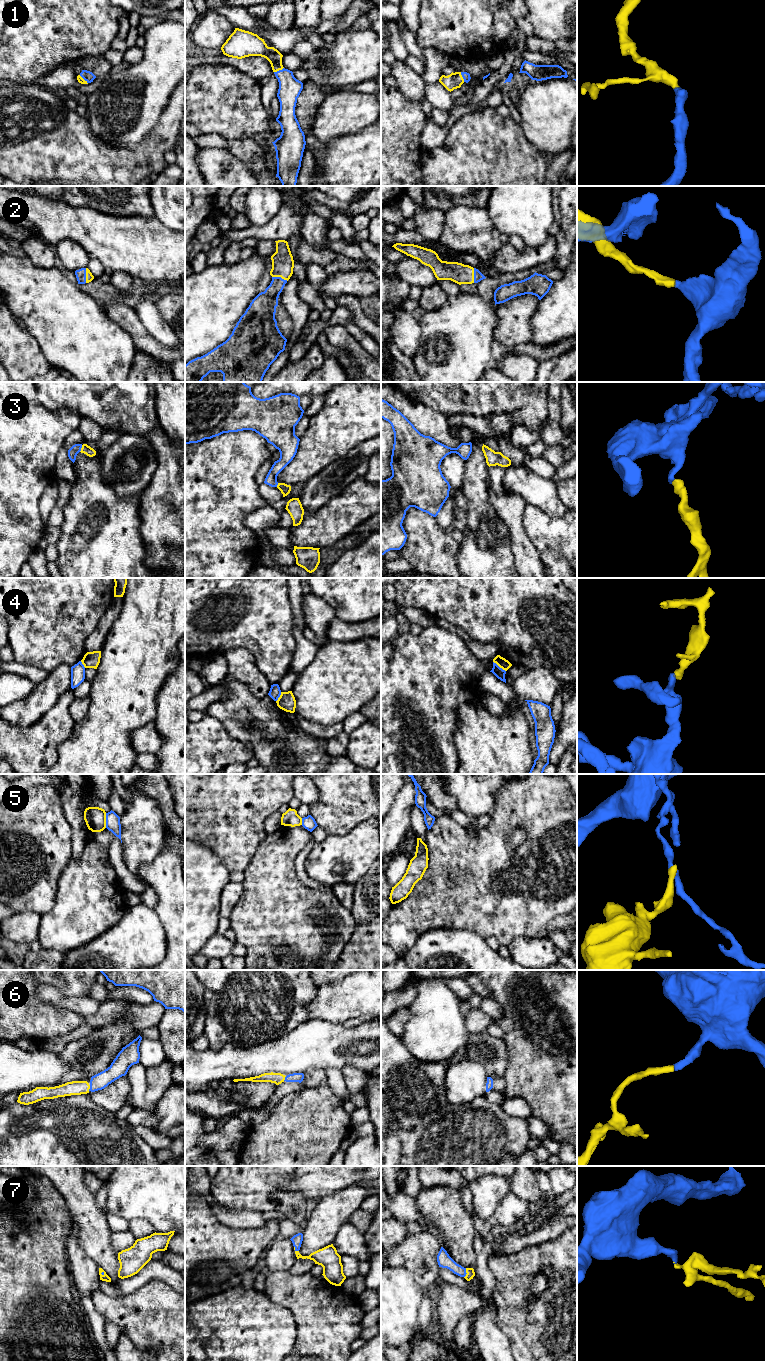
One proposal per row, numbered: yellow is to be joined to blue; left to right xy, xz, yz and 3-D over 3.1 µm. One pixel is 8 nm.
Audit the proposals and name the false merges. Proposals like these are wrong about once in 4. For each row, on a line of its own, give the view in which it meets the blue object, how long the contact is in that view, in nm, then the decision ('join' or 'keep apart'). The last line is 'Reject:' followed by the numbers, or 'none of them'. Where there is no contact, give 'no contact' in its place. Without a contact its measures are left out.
1: contact in xz; length 90 nm; join
2: contact in xz; length 130 nm; join
3: contact in xy; length 60 nm; join
4: contact in yz; length 130 nm; keep apart
5: contact in xy; length 120 nm; keep apart
6: contact in xy; length 50 nm; join
7: contact in yz; length 80 nm; join
Reject: 4, 5

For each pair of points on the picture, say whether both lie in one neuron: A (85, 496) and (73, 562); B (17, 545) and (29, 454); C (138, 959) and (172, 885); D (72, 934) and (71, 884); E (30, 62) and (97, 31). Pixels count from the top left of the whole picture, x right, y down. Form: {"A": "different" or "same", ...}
{"A": "same", "B": "same", "C": "different", "D": "same", "E": "same"}

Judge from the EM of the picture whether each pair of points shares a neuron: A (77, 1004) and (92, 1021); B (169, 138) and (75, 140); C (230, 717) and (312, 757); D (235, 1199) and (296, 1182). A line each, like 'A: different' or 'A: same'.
A: different
B: same
C: same
D: different

